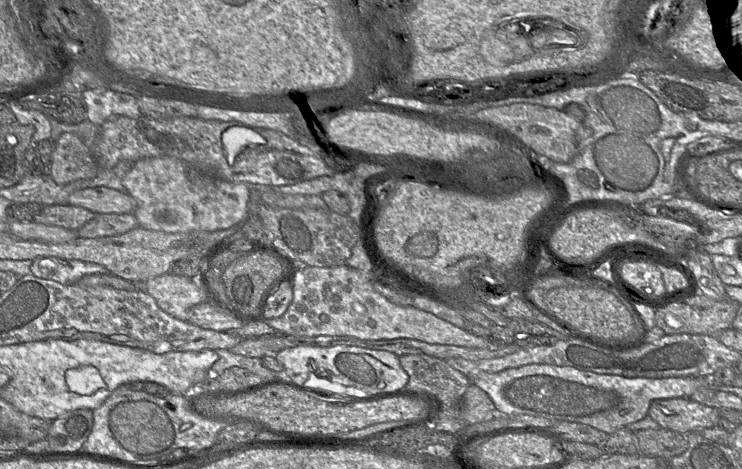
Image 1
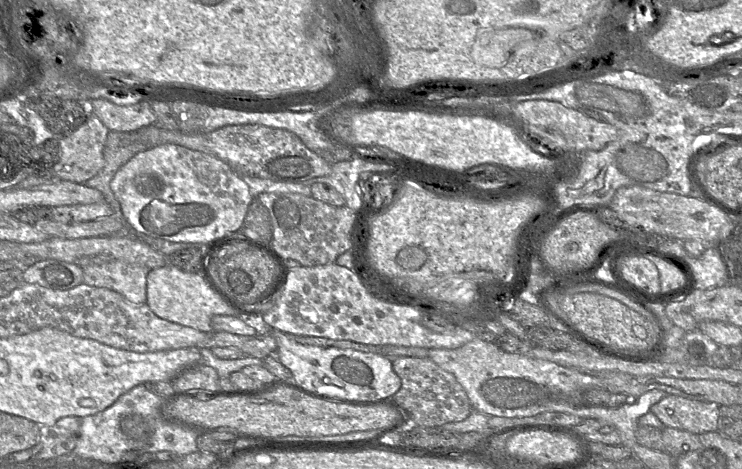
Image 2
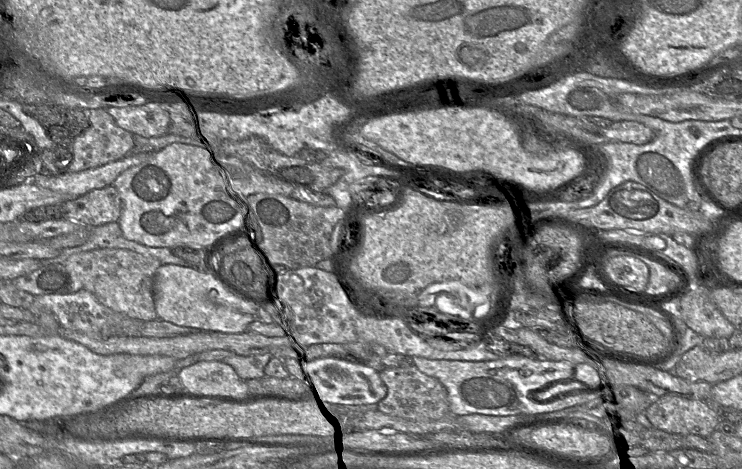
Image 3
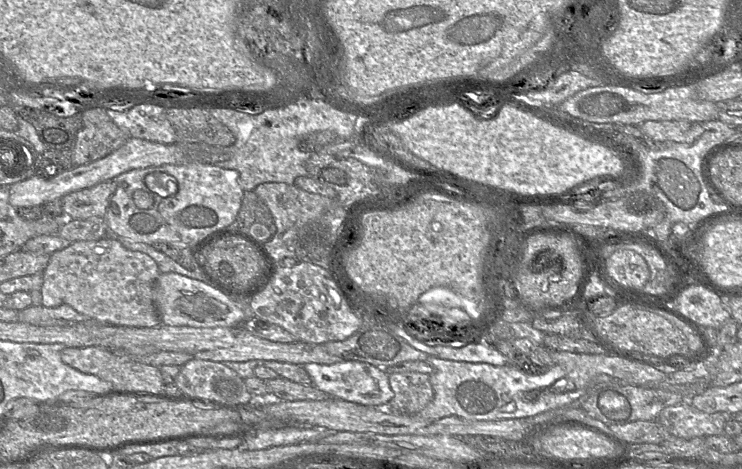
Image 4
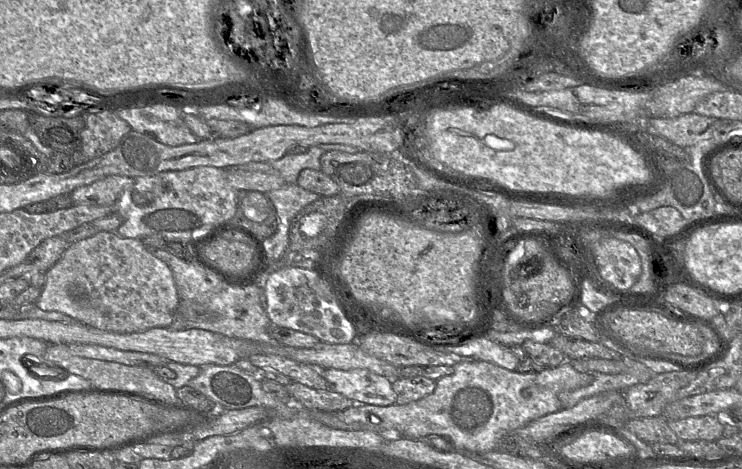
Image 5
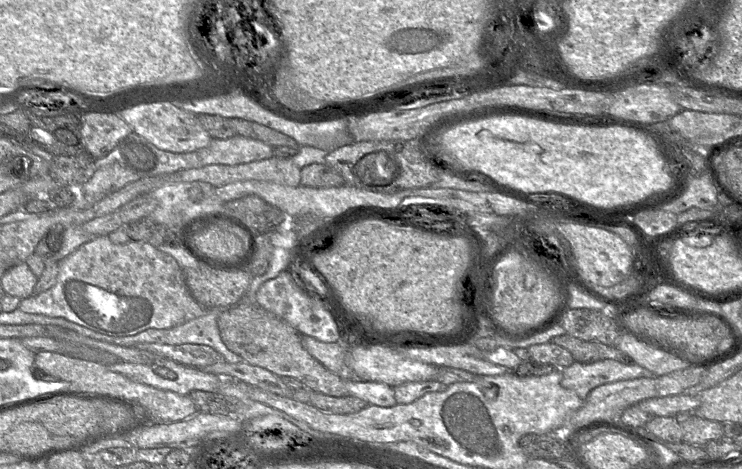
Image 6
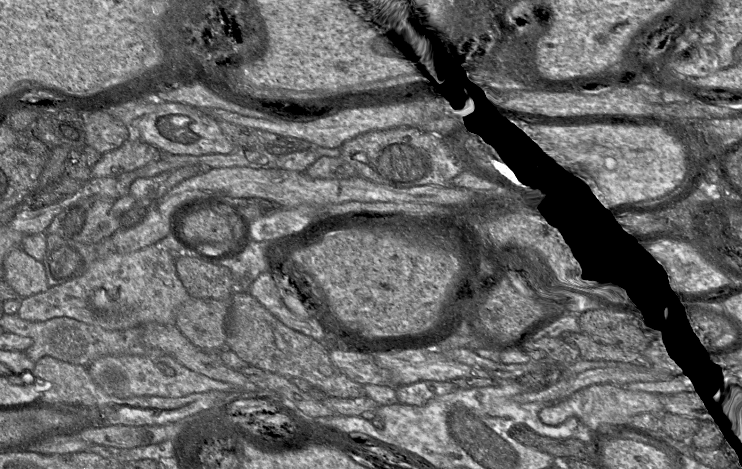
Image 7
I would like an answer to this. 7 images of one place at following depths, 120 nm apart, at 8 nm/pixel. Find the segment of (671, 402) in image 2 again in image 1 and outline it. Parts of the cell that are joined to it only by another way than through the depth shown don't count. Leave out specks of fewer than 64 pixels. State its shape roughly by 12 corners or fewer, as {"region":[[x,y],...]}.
{"region":[[689,398],[654,400],[648,416],[681,434],[714,427],[718,409]]}

